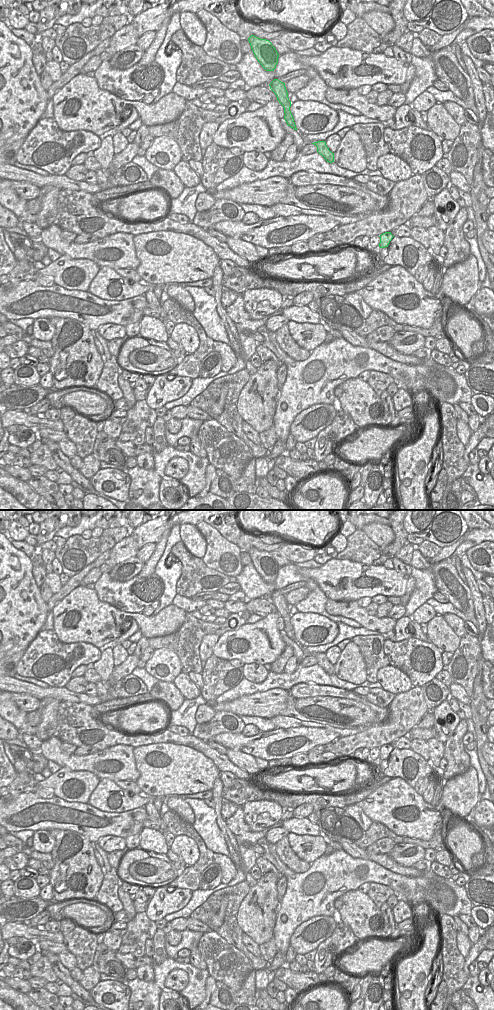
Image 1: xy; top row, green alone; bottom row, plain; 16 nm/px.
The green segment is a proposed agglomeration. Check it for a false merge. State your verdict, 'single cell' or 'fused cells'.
single cell

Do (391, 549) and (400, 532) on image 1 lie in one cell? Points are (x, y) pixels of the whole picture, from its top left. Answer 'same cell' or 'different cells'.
same cell

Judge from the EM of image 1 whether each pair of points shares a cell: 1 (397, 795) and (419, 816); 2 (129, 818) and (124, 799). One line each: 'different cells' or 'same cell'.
1: same cell
2: different cells

